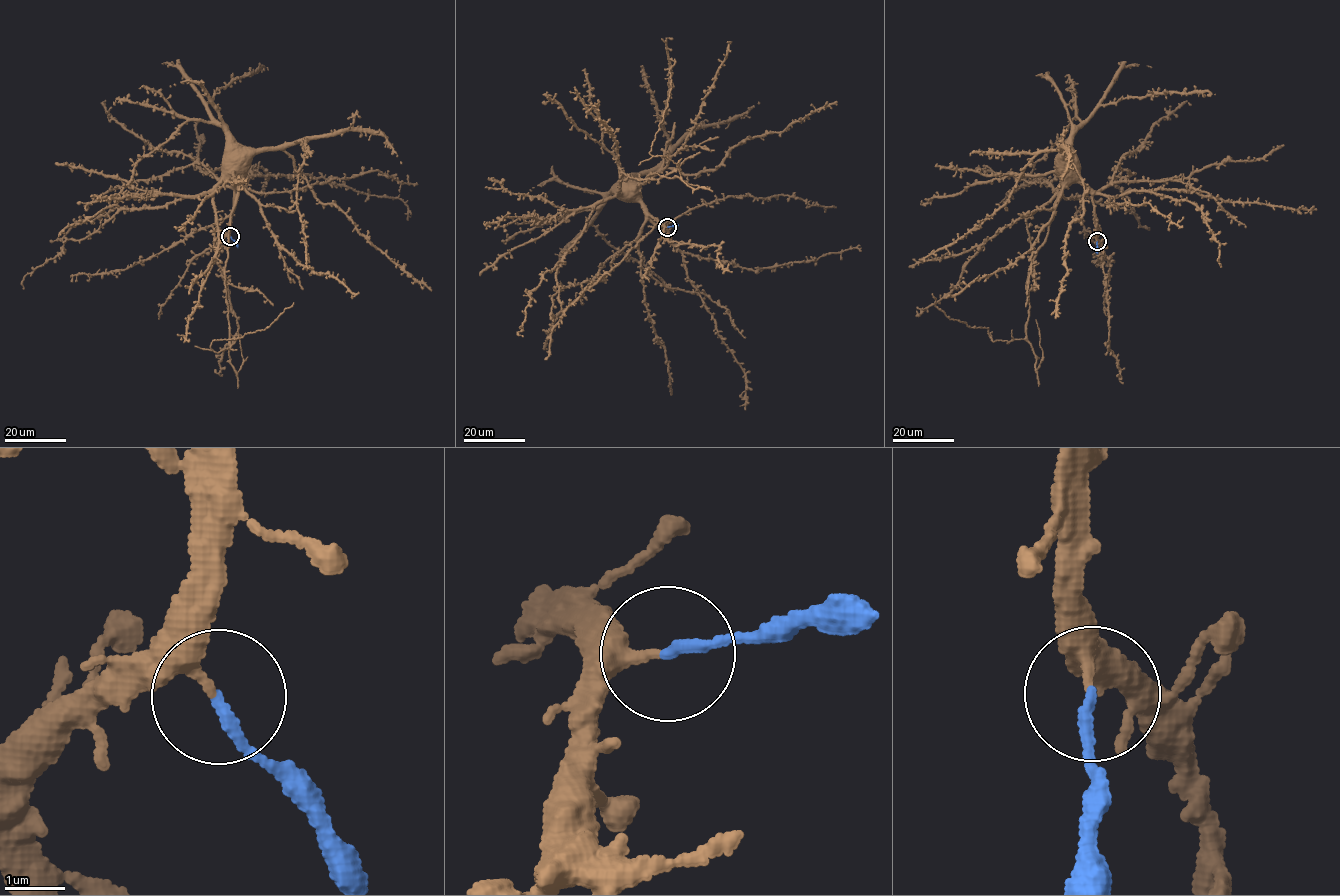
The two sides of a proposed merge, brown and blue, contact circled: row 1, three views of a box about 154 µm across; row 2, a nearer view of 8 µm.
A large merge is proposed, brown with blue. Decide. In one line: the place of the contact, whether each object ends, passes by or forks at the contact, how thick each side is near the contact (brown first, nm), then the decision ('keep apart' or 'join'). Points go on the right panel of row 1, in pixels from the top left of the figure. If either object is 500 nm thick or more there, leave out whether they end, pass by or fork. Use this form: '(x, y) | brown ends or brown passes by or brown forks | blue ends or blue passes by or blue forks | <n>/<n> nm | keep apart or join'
(1097, 241) | brown ends | blue ends | 260/190 nm | keep apart

